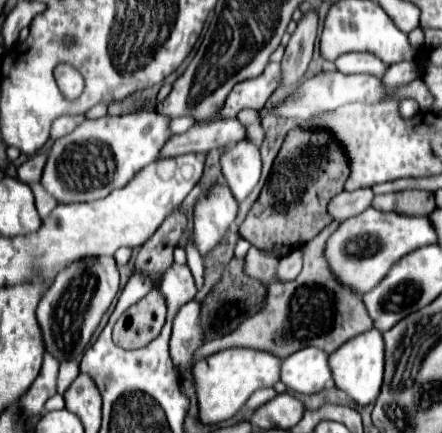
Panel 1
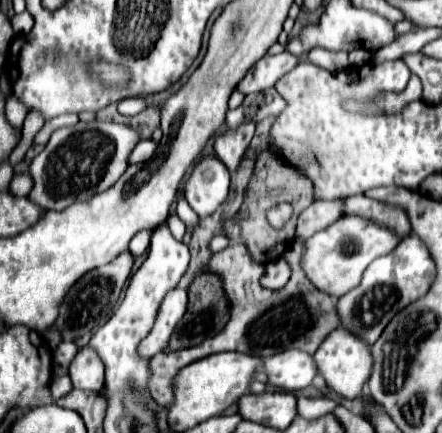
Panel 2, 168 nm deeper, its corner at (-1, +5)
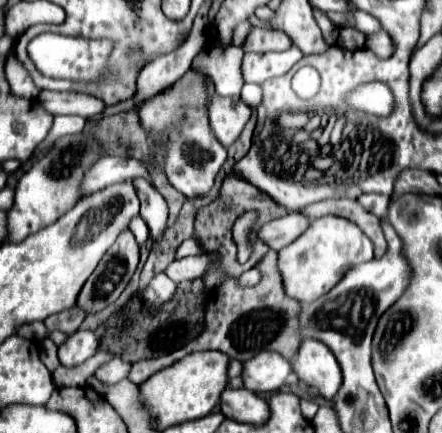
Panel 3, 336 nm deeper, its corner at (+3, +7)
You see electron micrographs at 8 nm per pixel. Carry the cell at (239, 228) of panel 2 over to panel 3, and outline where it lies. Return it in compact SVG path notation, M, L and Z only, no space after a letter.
M229 174L229 176L223 180L217 200L213 200L211 204L201 206L201 208L197 210L197 216L195 216L195 238L199 240L203 254L215 254L215 256L219 256L219 260L221 260L221 268L215 268L215 270L209 270L207 274L203 274L205 292L211 292L213 288L221 286L221 282L223 282L225 278L229 278L229 276L235 276L235 278L241 276L243 272L247 272L249 268L253 268L253 266L263 258L263 254L269 250L269 248L265 248L265 244L261 244L261 240L257 240L257 238L253 236L253 238L251 238L251 244L249 244L249 246L251 246L251 256L249 256L249 260L247 260L245 264L239 264L239 262L237 262L237 244L235 244L235 240L233 240L231 230L233 230L235 220L237 220L241 214L251 212L251 210L257 212L257 220L255 220L255 224L253 224L253 230L257 230L257 228L263 226L265 222L271 222L271 220L281 218L281 216L287 214L285 208L277 206L269 196L265 196L263 192L259 192L255 186L251 186L249 182L245 182L245 180L239 178L237 174Z

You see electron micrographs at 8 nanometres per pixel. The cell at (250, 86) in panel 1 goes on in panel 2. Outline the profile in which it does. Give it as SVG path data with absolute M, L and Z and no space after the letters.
M287 50L277 56L263 56L241 80L237 90L241 90L245 96L253 92L261 92L267 88L273 88L275 82L285 76L289 70L293 70L297 64L297 56L289 54Z

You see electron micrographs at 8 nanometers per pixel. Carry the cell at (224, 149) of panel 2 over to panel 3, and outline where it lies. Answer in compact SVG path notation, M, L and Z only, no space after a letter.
M217 92L213 94L209 104L209 122L213 134L225 148L229 148L239 138L249 116L251 116L251 108L241 98L229 100L217 96Z

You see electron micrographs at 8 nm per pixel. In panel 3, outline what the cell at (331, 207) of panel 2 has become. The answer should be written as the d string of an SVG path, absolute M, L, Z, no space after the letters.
M289 212L283 218L271 220L269 224L263 224L257 230L257 238L263 240L271 250L281 250L287 244L291 244L307 226L309 226L309 218L305 218L299 212Z

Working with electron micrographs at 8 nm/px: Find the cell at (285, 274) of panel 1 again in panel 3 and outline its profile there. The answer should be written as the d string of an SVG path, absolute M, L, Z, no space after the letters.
M251 268L249 272L243 272L243 274L239 276L239 286L243 286L243 288L247 288L247 286L255 286L255 284L259 282L259 278L261 278L259 270L257 270L257 268Z

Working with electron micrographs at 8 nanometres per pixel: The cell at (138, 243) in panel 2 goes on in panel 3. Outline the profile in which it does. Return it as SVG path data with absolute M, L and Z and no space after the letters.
M135 216L135 218L131 220L129 230L135 234L135 238L137 238L139 244L143 244L143 242L149 238L149 226L141 220L141 216Z

